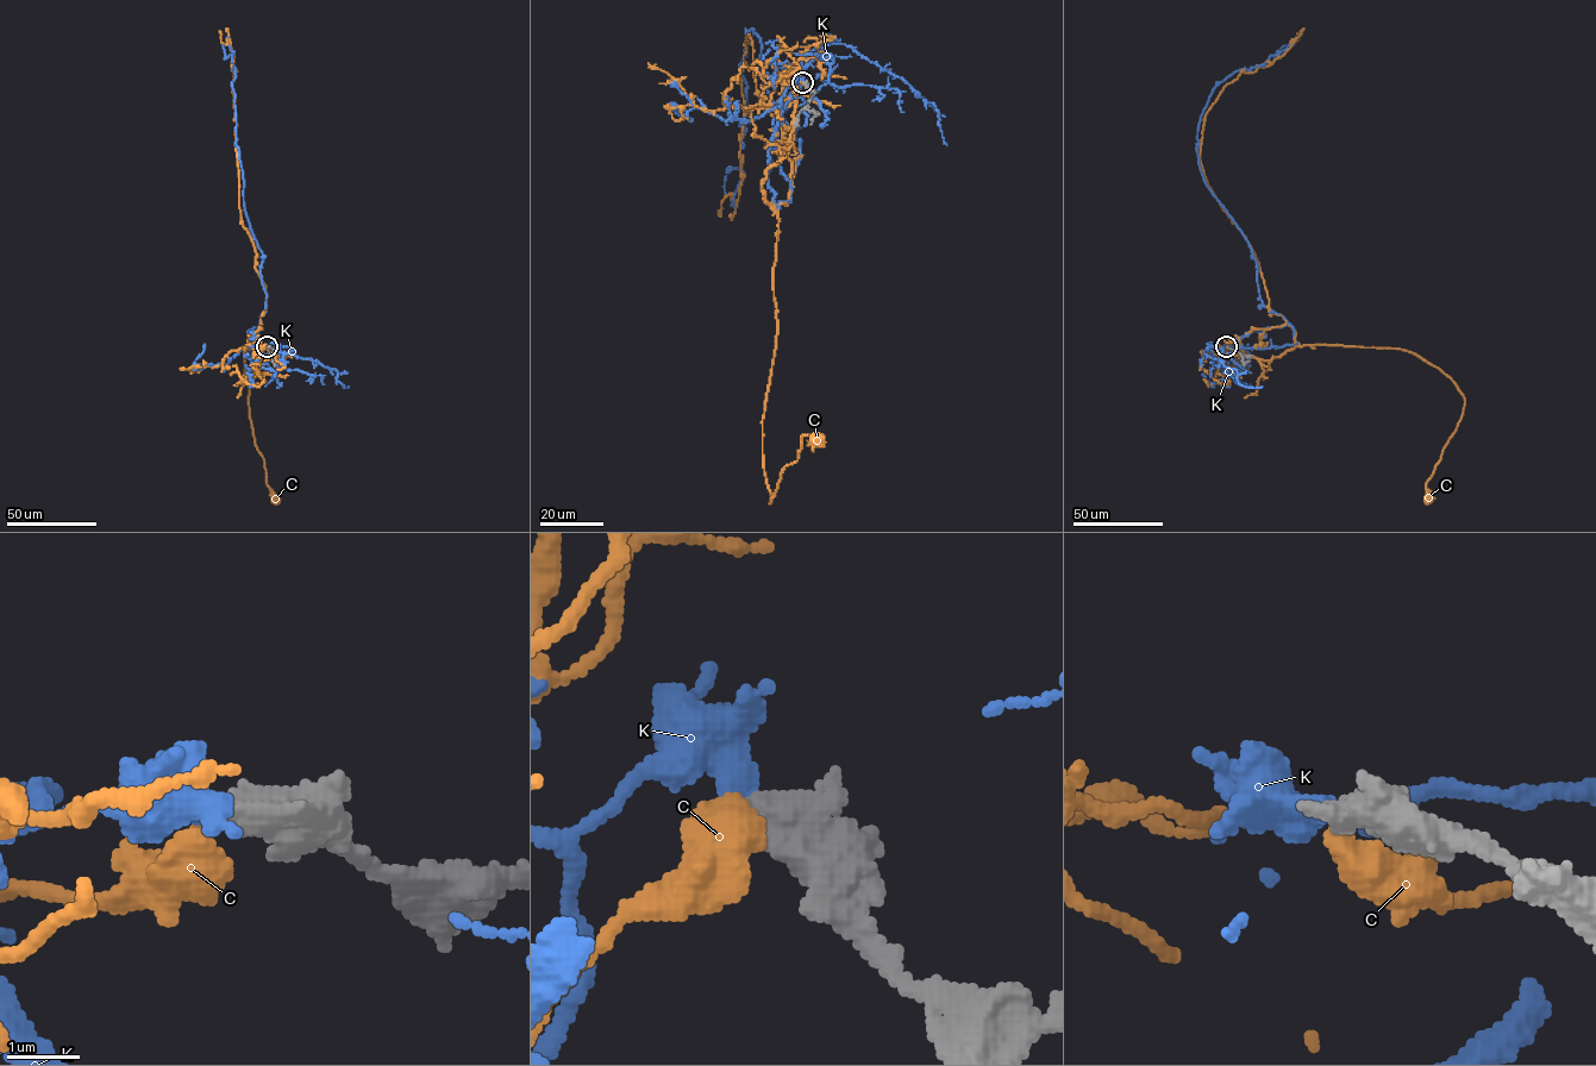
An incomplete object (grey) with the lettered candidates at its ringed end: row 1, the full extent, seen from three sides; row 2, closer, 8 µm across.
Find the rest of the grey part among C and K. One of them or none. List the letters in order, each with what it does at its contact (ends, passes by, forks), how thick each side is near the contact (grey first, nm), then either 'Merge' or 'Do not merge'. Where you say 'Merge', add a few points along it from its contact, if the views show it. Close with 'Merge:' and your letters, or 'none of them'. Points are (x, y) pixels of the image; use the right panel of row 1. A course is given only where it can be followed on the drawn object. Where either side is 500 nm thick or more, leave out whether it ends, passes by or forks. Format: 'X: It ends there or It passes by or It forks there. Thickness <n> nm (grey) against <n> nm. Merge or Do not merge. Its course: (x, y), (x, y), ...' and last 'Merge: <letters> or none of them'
C: Thickness 480 nm (grey) against 550 nm. Do not merge
K: Thickness 600 nm (grey) against 400 nm. Do not merge
Merge: none of them

